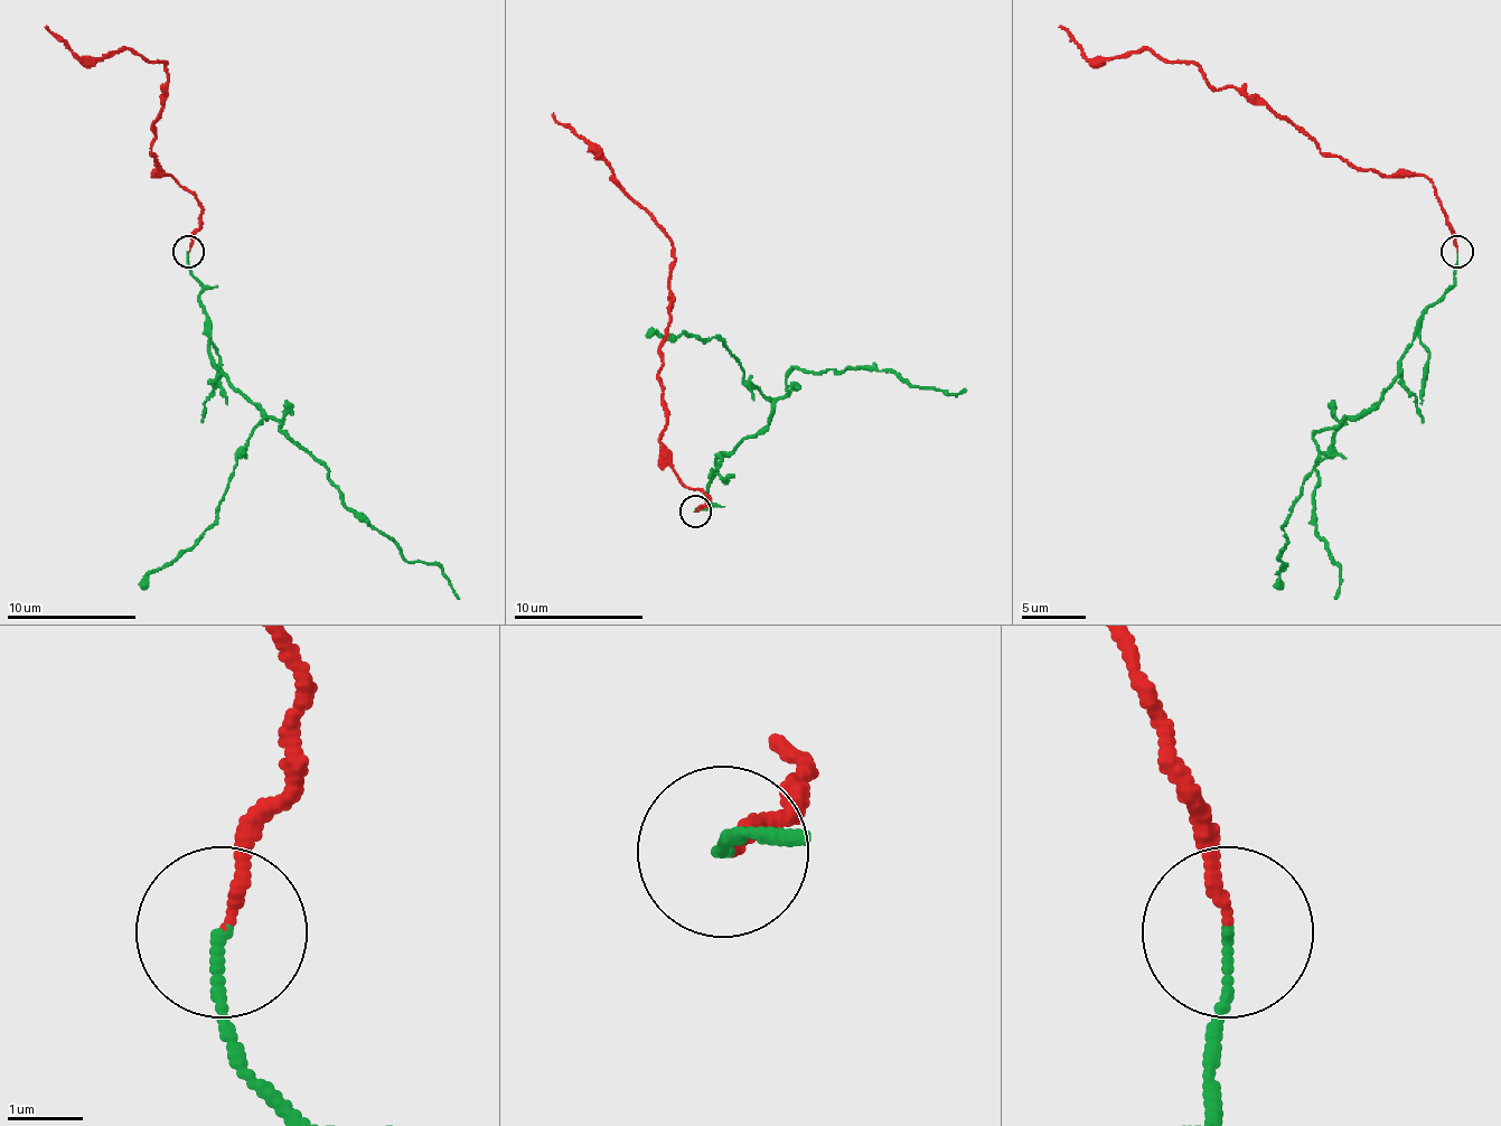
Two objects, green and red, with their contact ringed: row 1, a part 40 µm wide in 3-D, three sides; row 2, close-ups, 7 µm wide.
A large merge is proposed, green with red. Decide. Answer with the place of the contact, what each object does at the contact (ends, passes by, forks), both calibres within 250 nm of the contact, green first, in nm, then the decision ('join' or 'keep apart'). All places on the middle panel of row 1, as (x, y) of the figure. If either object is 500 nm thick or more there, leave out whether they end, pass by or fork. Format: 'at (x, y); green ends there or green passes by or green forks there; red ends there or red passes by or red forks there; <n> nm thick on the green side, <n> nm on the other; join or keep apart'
at (695, 512); green ends there; red ends there; 110 nm thick on the green side, 130 nm on the other; keep apart

